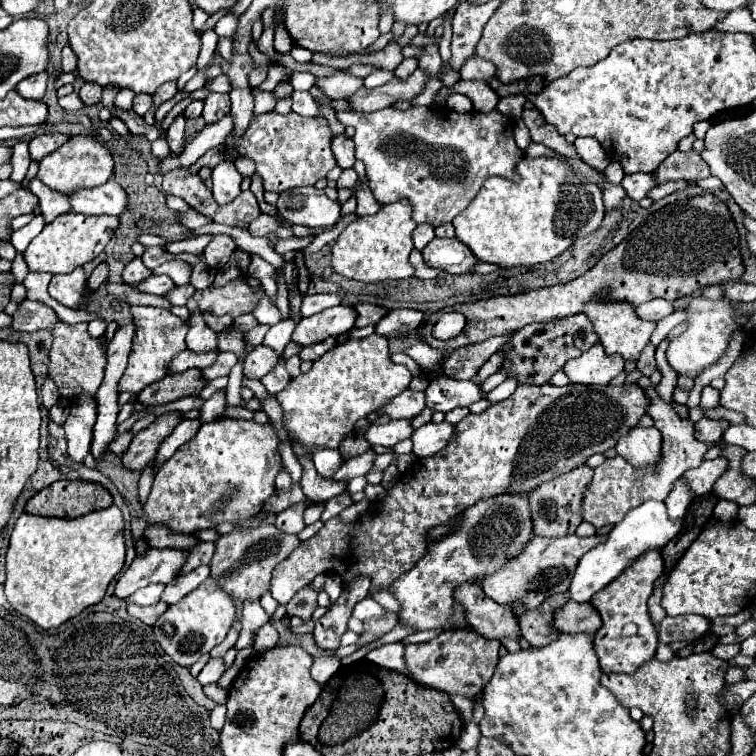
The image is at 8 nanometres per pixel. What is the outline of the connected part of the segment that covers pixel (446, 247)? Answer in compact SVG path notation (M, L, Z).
M433 239L423 249L423 259L427 265L439 267L453 275L471 273L477 265L477 257L459 239Z

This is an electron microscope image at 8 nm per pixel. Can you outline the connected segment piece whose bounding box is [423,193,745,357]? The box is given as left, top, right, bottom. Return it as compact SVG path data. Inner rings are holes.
M705 193L669 203L663 209L651 213L639 225L639 229L635 229L615 249L605 253L597 261L597 265L591 267L585 275L569 283L541 287L529 293L499 295L473 303L445 307L427 319L423 327L423 335L431 347L445 349L445 357L447 357L453 349L481 343L493 335L503 335L507 331L523 329L533 321L551 321L553 317L567 317L581 313L581 305L589 301L597 291L607 291L609 299L617 299L617 301L623 299L633 303L635 307L655 297L673 303L685 295L695 293L701 287L727 283L729 279L739 279L743 273L745 273L745 265L739 249L739 233L731 217L731 211L719 197ZM449 311L463 313L467 325L461 331L461 335L449 341L439 341L431 335L431 329L437 323L437 319Z

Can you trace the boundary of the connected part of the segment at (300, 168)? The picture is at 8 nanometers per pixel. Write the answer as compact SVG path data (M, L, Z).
M269 111L253 115L245 133L241 137L231 133L225 139L225 145L233 145L239 157L253 159L255 173L261 175L265 191L281 193L293 187L315 185L315 181L323 179L337 165L331 153L331 139L331 129L323 117L303 117L293 111L287 115Z

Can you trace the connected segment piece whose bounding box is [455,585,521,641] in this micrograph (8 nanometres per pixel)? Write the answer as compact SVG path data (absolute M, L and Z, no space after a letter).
M461 585L455 591L457 601L463 601L469 625L487 639L521 639L519 623L509 605L499 605L489 599L479 585Z

